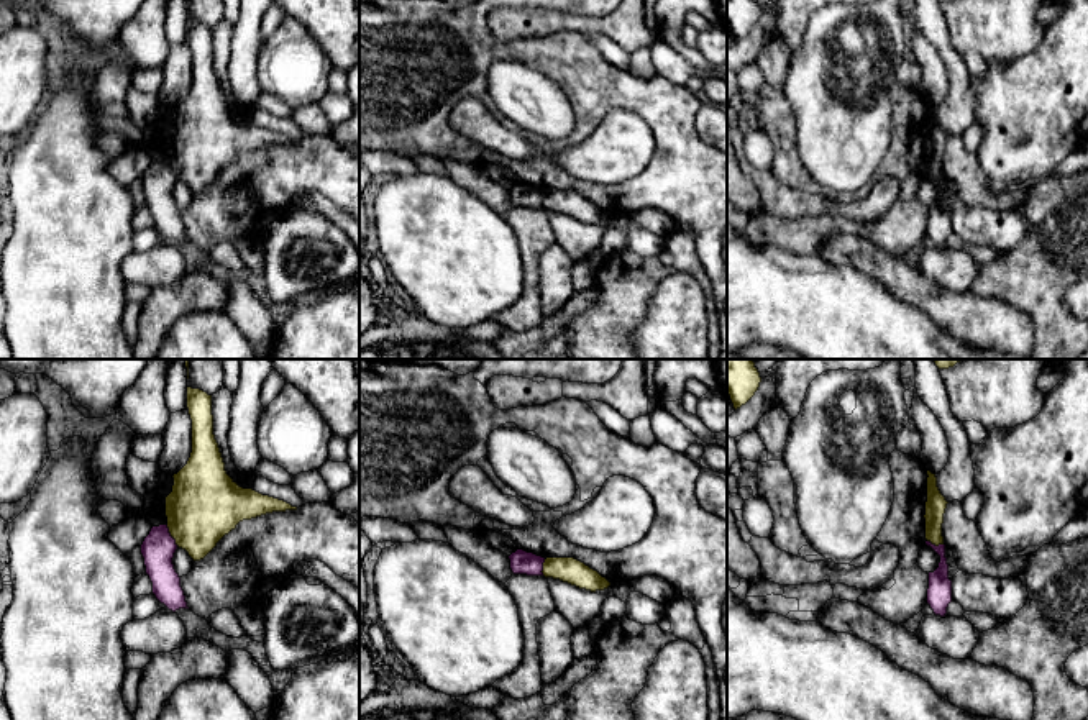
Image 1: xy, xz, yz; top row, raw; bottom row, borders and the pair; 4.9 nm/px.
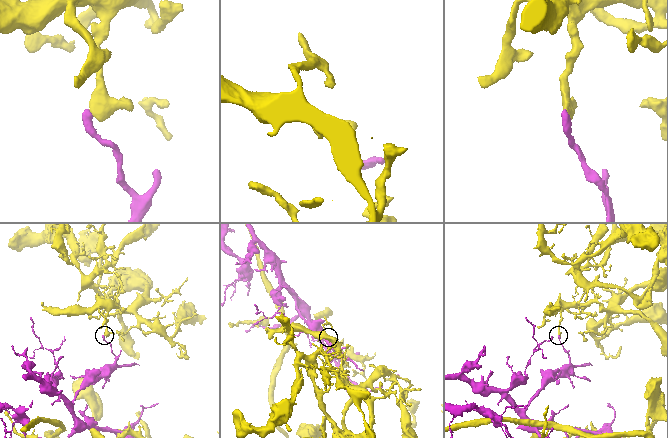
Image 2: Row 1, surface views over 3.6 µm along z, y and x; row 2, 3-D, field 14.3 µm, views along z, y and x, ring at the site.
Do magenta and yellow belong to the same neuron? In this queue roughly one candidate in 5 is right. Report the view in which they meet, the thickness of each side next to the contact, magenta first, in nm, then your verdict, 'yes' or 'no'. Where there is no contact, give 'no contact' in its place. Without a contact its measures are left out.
meets magenta in xy; 160 nm thick on the magenta side, 360 nm on the other; no

